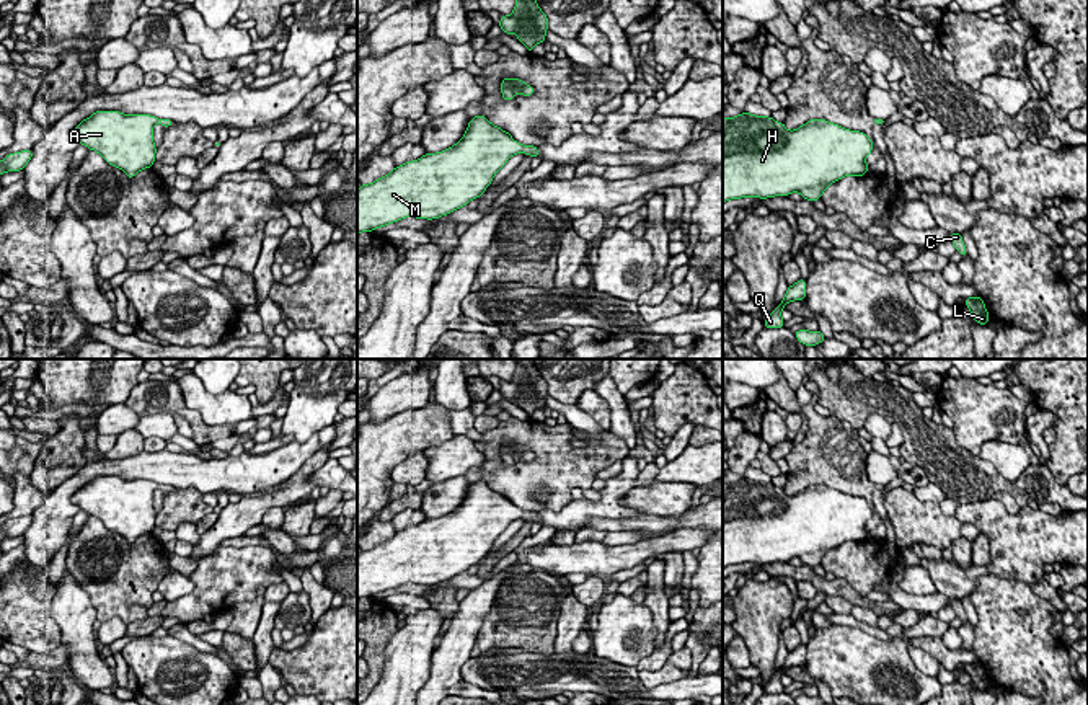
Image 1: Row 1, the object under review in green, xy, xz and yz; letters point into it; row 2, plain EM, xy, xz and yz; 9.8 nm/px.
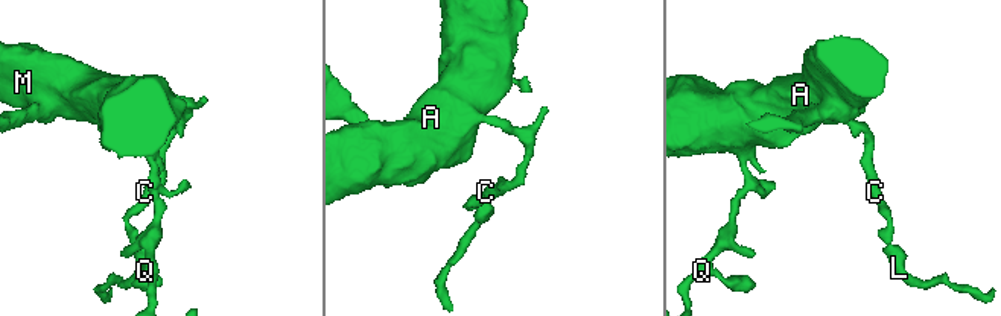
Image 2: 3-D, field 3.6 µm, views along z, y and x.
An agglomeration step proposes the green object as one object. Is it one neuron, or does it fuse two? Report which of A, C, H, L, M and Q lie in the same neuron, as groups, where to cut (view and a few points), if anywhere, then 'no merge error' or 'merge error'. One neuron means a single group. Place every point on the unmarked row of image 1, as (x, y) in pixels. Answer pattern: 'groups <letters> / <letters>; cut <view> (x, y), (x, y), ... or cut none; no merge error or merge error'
groups A C H L M Q; cut none; no merge error

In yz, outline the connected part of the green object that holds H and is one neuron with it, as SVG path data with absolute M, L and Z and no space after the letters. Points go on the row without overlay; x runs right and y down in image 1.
M772 481L723 483L723 568L799 558L812 570L843 542L863 542L871 504L825 485L794 496Z

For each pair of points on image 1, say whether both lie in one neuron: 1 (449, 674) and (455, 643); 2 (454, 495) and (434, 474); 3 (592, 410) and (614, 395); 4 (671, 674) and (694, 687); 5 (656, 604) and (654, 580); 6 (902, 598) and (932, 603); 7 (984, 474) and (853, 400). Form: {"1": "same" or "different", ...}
{"1": "same", "2": "different", "3": "different", "4": "different", "5": "same", "6": "same", "7": "same"}

